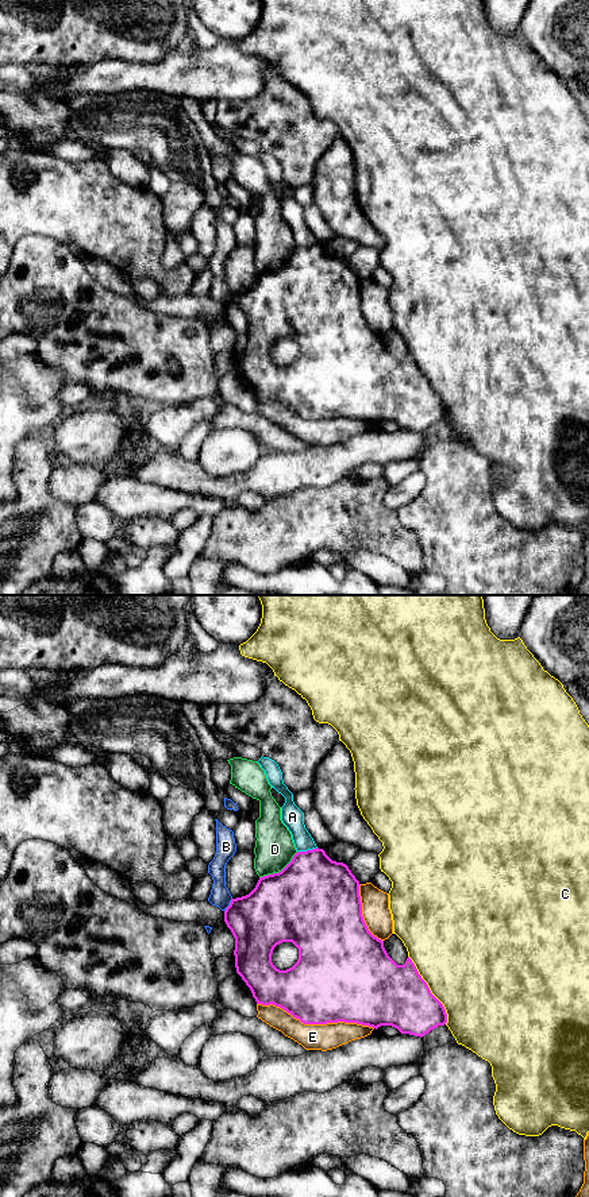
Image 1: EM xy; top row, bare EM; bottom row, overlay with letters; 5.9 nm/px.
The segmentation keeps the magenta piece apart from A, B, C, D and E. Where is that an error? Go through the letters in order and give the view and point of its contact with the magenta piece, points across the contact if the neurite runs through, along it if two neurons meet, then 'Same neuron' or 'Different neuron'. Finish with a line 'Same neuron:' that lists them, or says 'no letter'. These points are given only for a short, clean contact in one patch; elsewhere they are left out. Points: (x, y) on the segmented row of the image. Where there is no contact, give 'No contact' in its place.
A: Touches magenta at xy (307, 850). Boundary: xy (316, 846), (297, 852). Different neuron
B: Touches magenta at xy (228, 906). Different neuron
C: Touches magenta at xy (428, 989). Different neuron
D: Touches magenta at xy (278, 872). Different neuron
E: Touches magenta at xy (315, 1023). Different neuron
Same neuron: no letter

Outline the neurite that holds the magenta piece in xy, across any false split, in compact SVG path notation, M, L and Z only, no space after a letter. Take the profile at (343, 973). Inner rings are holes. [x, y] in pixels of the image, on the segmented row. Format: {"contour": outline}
{"contour": "M319 847L307 852L297 852L293 856L292 861L281 872L259 877L255 888L249 895L232 899L230 906L224 911L224 922L235 938L234 955L236 973L250 988L257 1004L273 1004L276 1007L280 1007L304 1024L327 1024L344 1022L369 1026L376 1030L381 1026L392 1026L401 1034L409 1034L421 1038L438 1026L444 1026L447 1023L446 1009L443 1004L431 993L427 982L419 974L412 959L408 957L404 965L397 965L388 955L384 947L384 941L378 939L369 931L362 916L359 885L359 881L355 879L346 864L332 861L326 854L326 852ZM282 942L292 942L299 949L297 962L286 970L277 969L272 962L274 947Z"}

